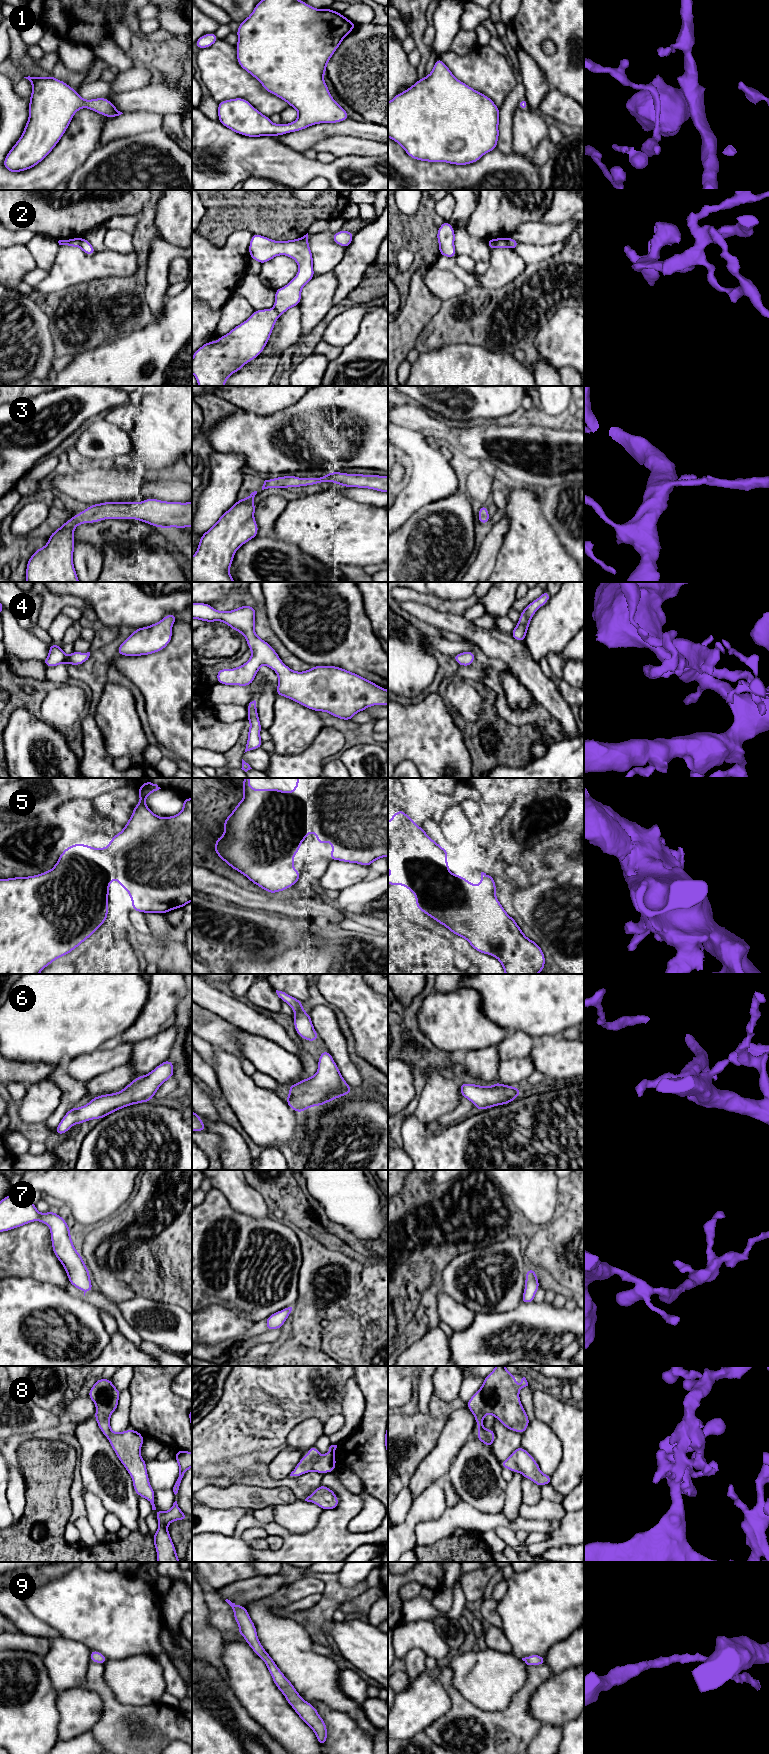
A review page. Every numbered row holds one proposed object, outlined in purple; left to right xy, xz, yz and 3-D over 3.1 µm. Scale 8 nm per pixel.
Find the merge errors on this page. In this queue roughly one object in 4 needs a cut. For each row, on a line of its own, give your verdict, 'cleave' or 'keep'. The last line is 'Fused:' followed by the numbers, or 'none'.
1: keep
2: cleave
3: keep
4: keep
5: keep
6: keep
7: keep
8: keep
9: keep
Fused: 2

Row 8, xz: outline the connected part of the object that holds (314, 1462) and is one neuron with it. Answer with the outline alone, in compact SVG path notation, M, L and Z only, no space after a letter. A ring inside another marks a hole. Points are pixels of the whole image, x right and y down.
M331 1445L329 1447L329 1452L321 1456L315 1446L310 1447L307 1450L308 1456L305 1457L303 1455L301 1457L300 1462L291 1472L290 1476L300 1476L311 1471L314 1471L316 1473L334 1472L334 1468L337 1466L335 1462L336 1448L337 1445Z

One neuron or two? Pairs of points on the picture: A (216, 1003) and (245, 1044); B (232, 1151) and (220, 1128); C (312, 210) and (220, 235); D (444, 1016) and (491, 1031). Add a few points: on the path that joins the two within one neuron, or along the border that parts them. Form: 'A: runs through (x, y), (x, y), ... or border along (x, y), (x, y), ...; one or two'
A: border along (240, 1028), (262, 1037); two
B: runs through (231, 1145), (226, 1134); one
C: runs through (289, 213), (243, 213); one
D: runs through (456, 1023), (468, 1029), (479, 1031); one

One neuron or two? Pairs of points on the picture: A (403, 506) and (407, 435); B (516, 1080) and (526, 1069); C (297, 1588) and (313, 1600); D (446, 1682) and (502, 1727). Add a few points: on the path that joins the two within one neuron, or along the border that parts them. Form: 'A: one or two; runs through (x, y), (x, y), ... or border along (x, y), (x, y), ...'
A: one; runs through (420, 488), (420, 453)
B: one; runs through (518, 1077), (523, 1072)
C: two; border along (322, 1593), (310, 1594), (291, 1603)
D: one; runs through (456, 1698), (486, 1727)

